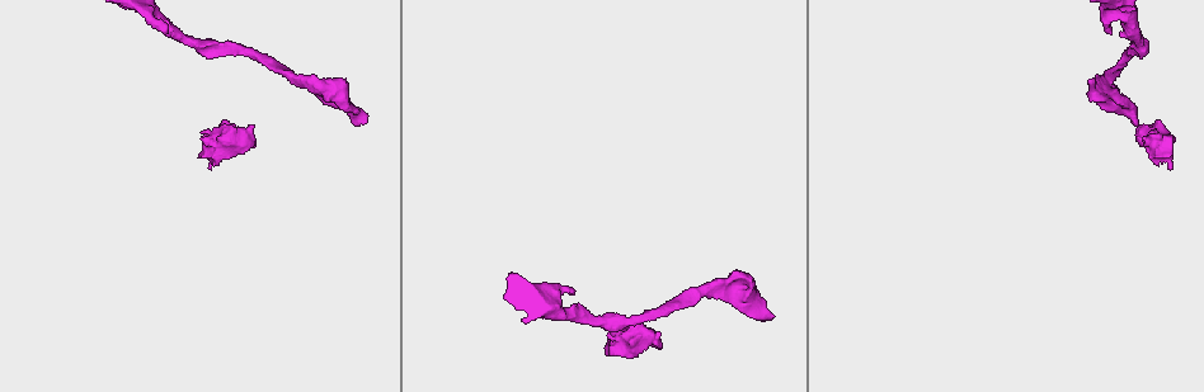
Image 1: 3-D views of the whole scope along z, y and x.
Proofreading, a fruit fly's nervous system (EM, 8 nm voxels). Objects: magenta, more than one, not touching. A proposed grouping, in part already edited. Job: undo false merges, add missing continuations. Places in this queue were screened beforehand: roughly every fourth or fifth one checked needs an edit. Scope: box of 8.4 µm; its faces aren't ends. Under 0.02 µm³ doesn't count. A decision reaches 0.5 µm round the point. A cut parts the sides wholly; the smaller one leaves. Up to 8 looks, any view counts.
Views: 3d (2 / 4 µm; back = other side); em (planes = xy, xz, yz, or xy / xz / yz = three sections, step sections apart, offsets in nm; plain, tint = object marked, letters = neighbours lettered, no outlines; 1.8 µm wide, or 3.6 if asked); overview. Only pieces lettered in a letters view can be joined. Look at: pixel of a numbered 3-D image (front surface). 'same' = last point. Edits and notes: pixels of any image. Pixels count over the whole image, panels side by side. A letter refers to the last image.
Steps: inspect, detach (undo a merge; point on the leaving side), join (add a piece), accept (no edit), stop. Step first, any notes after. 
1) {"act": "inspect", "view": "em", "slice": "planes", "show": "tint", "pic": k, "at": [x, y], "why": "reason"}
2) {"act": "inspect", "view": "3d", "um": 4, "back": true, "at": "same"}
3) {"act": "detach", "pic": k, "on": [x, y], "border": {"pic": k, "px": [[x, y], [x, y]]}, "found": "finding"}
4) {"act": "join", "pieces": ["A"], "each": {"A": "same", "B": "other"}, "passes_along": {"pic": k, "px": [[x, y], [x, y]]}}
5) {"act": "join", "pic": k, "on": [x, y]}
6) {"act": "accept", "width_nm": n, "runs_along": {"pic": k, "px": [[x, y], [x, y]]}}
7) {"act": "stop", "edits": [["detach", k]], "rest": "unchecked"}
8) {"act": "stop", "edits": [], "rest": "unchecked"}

{"act": "inspect", "view": "em", "um": 3.6, "slice": "xz", "step": 4, "show": "letters", "pic": 1, "at": [573, 295], "why": "branch stops here"}

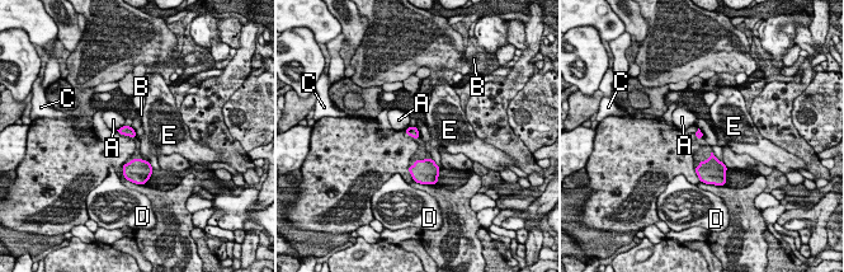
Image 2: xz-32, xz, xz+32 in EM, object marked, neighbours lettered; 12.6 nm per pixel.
{"act": "inspect", "view": "em", "um": 3.6, "slice": "planes", "show": "letters", "at": "same", "why": "cut it another way"}

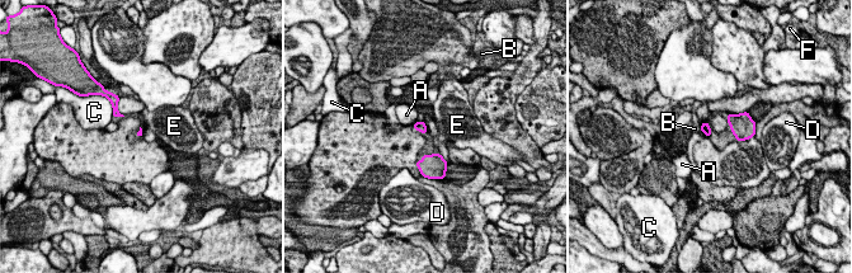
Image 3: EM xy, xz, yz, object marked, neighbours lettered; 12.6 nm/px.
{"act": "accept", "each": {"A": "other", "B": "other", "C": "other", "D": "other", "E": "other", "F": "other"}, "found": "none of them fits"}

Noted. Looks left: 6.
{"act": "inspect", "view": "em", "slice": "planes", "show": "letters", "pic": 1, "at": [1162, 148], "why": "thick turns thin"}

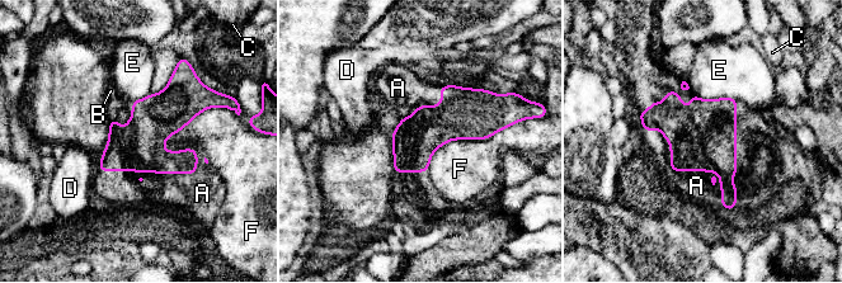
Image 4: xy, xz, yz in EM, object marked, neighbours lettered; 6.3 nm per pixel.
{"act": "join", "pieces": ["A"], "each": {"A": "same", "B": "other", "C": "other", "D": "other", "E": "other", "F": "other"}, "found": "it goes on there"}

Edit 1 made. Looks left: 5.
{"act": "inspect", "view": "overview"}

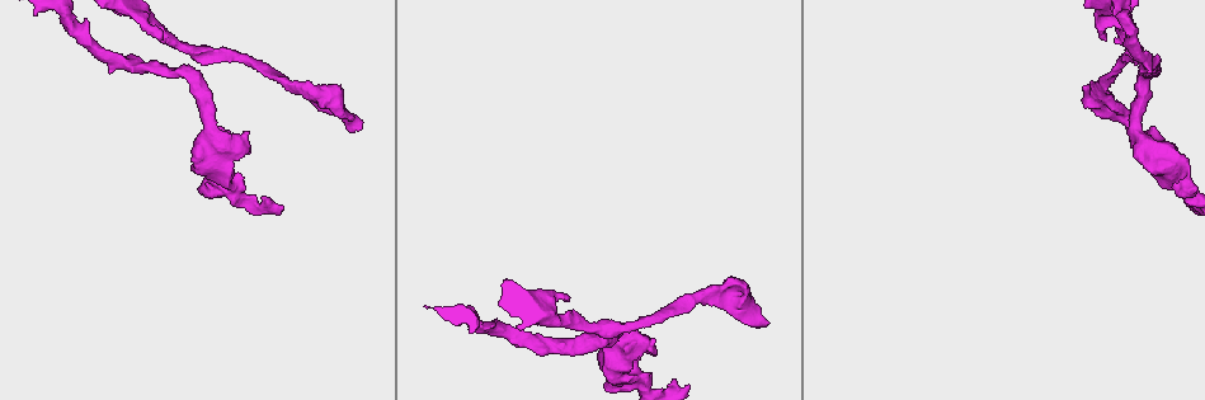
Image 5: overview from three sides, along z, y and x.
{"act": "inspect", "view": "3d", "um": 2, "pic": 5, "at": [355, 130], "why": "free end"}

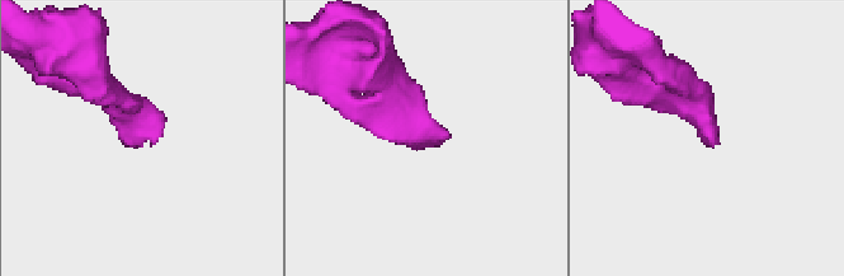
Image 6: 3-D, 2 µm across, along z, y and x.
{"act": "inspect", "view": "em", "slice": "planes", "show": "letters", "pic": 6, "at": [154, 143]}

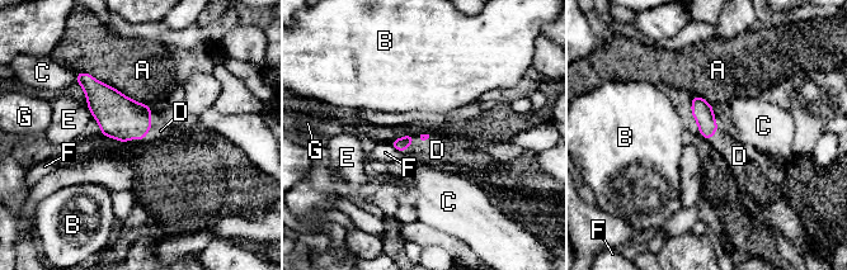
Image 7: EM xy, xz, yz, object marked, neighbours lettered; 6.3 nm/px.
{"act": "join", "pieces": ["D"], "each": {"A": "other", "B": "other", "C": "other", "D": "same", "E": "other", "F": "other", "G": "other"}, "passes_along": {"pic": 7, "px": [[121, 118], [142, 138], [160, 131]]}, "found": "it goes on there"}

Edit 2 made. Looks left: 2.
{"act": "stop", "edits": [["join", 4], ["join", 7]], "rest": "unchecked"}

